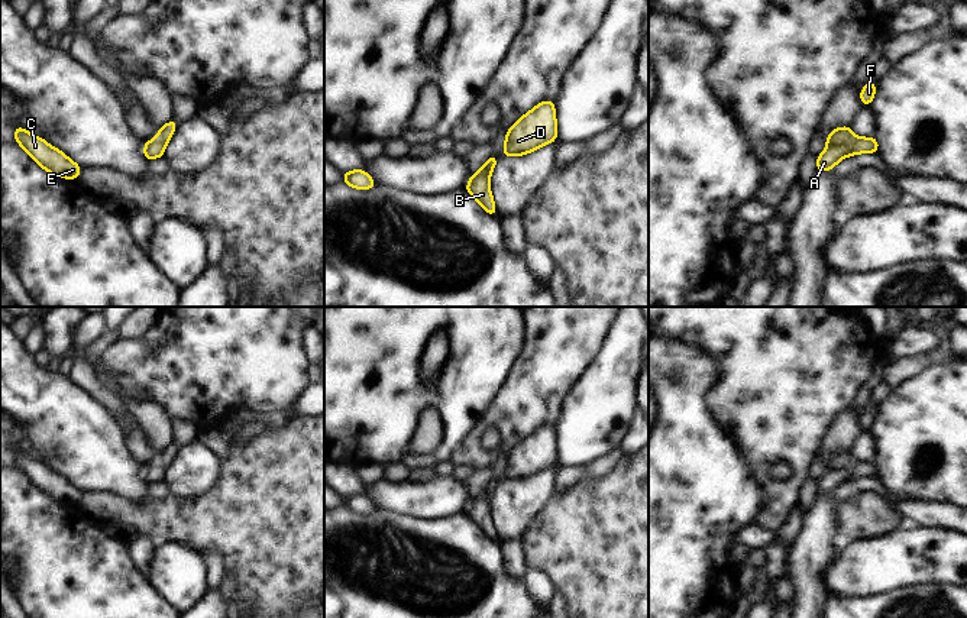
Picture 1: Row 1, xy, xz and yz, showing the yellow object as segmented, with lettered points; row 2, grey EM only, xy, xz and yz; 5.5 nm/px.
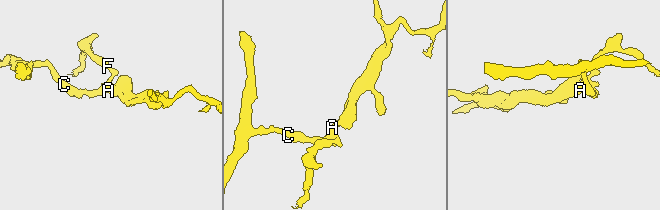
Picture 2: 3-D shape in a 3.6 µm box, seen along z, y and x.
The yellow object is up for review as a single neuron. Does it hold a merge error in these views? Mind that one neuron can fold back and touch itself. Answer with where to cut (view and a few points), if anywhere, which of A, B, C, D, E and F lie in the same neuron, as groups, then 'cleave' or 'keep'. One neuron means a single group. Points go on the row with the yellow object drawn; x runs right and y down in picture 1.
yz (859, 138), (828, 148) | A B C E / D F | cleave

